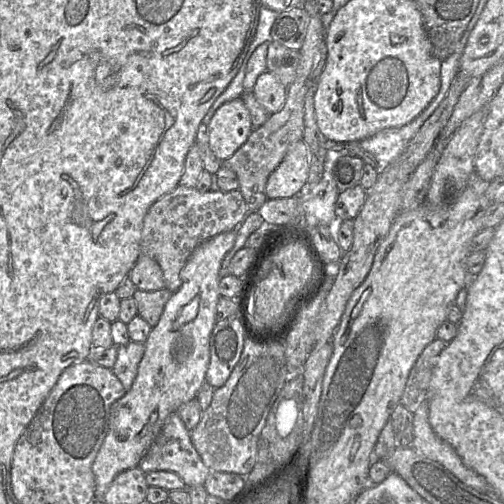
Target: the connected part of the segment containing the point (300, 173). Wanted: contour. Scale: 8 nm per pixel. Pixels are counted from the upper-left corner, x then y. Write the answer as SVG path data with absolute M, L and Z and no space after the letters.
M303 139L294 142L266 184L268 199L298 197L305 192L309 173L309 154Z

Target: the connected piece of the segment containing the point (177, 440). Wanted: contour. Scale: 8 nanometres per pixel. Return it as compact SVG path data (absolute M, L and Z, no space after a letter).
M173 412L167 417L160 433L138 464L138 468L145 474L152 471L174 472L180 476L187 487L203 486L210 473L210 469L203 463L195 449L190 431L185 427L178 412Z

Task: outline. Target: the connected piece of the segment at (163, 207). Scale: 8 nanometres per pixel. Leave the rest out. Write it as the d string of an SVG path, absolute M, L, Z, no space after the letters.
M178 185L156 200L147 211L142 227L141 254L153 258L161 267L165 288L174 293L181 286L180 272L194 249L204 241L223 232L236 230L248 214L246 202L240 190L199 191Z

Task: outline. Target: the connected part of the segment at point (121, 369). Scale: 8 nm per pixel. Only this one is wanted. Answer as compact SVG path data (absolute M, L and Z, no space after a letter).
M130 340L127 344L117 345L117 347L117 358L111 370L120 380L124 389L128 391L137 375L145 344Z

